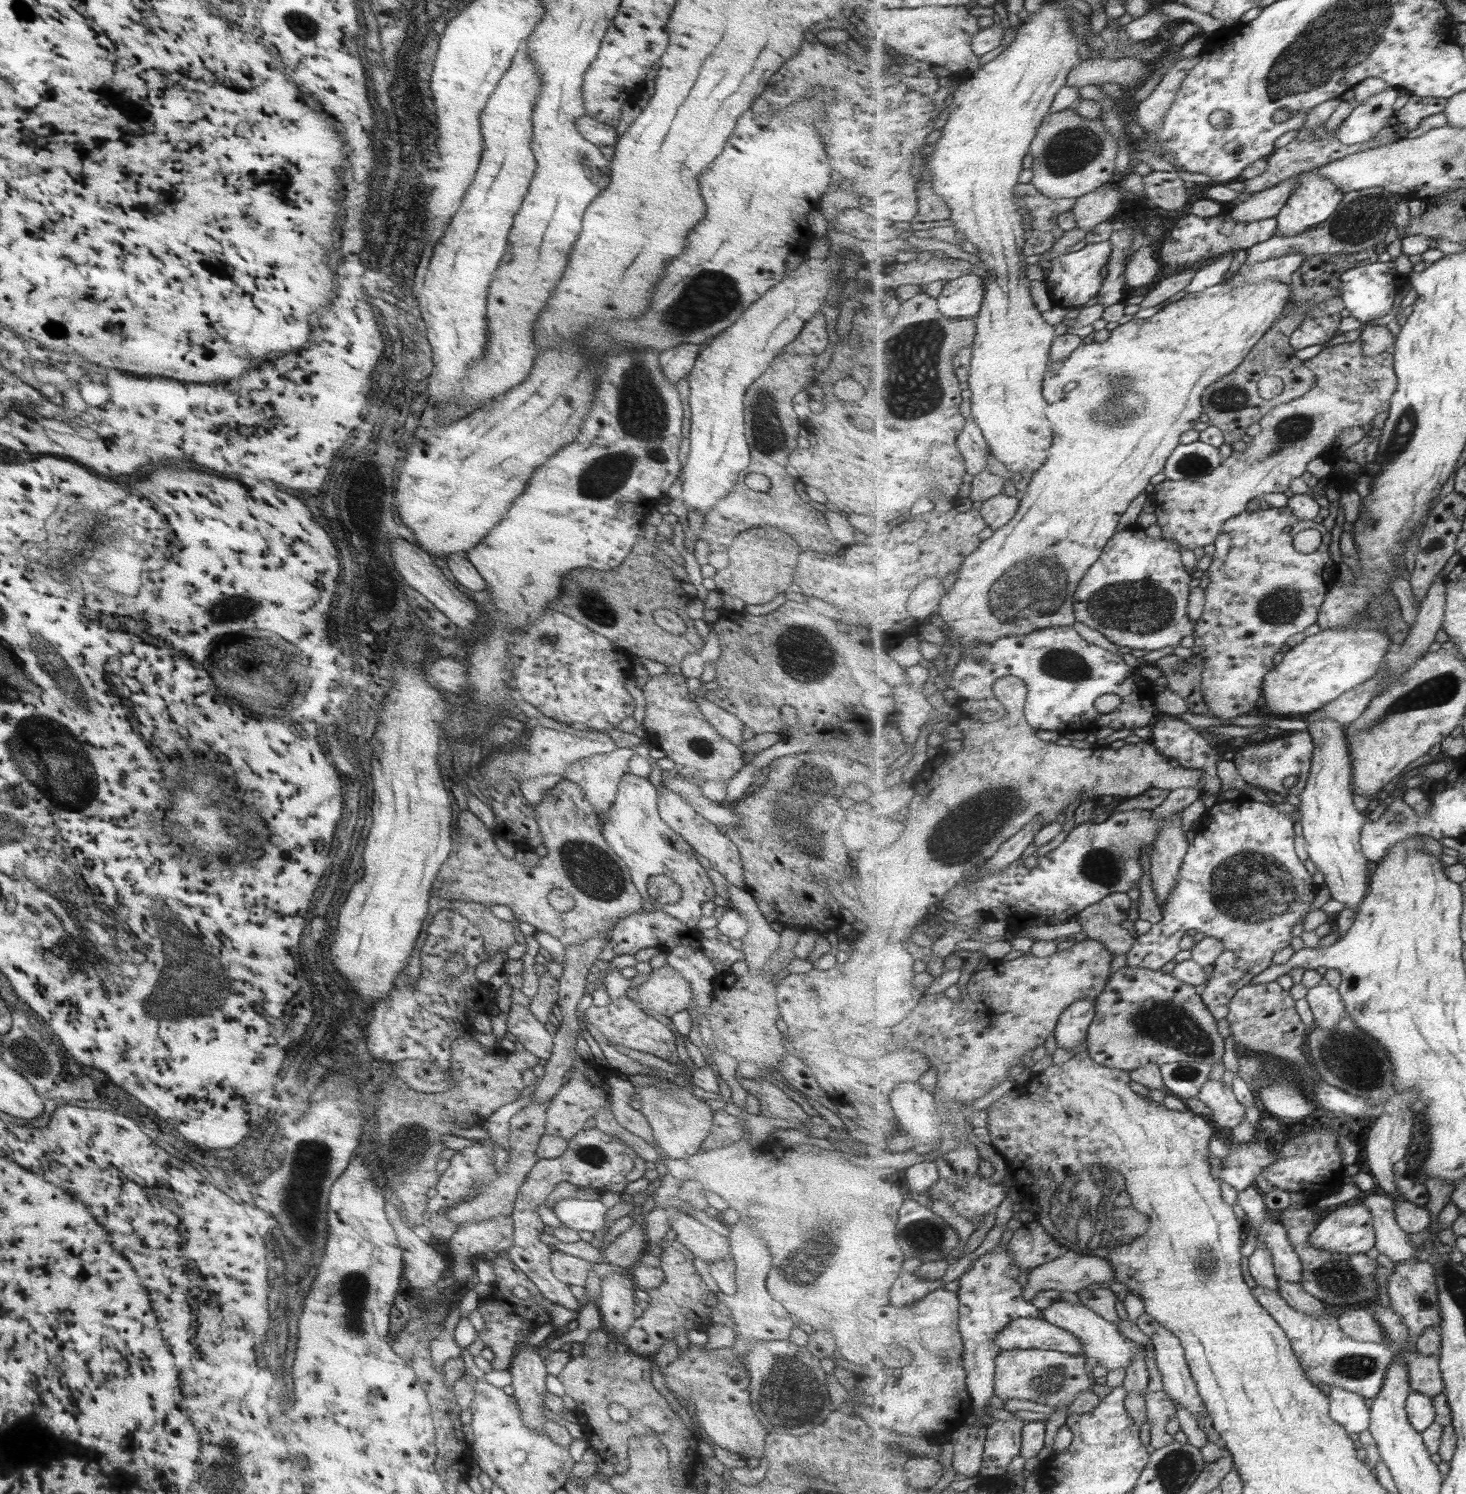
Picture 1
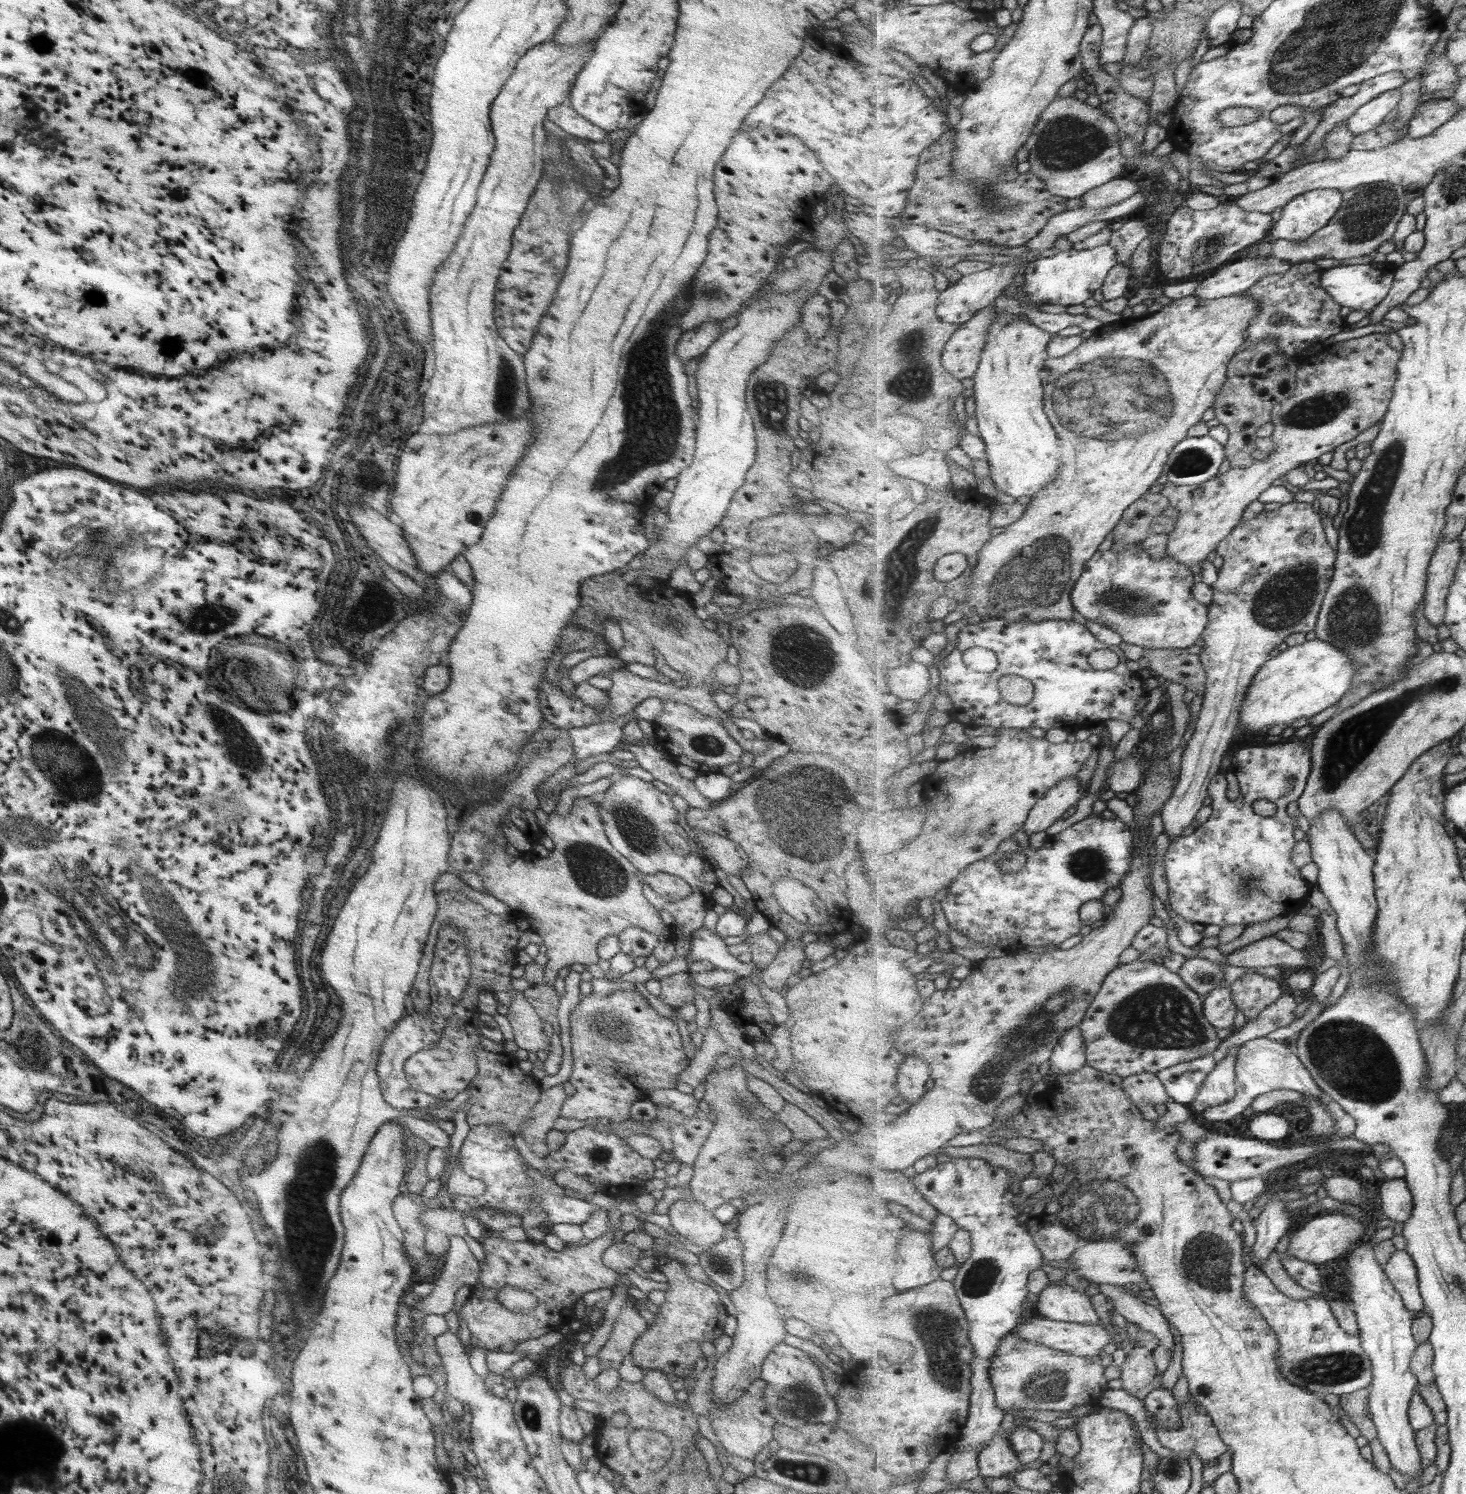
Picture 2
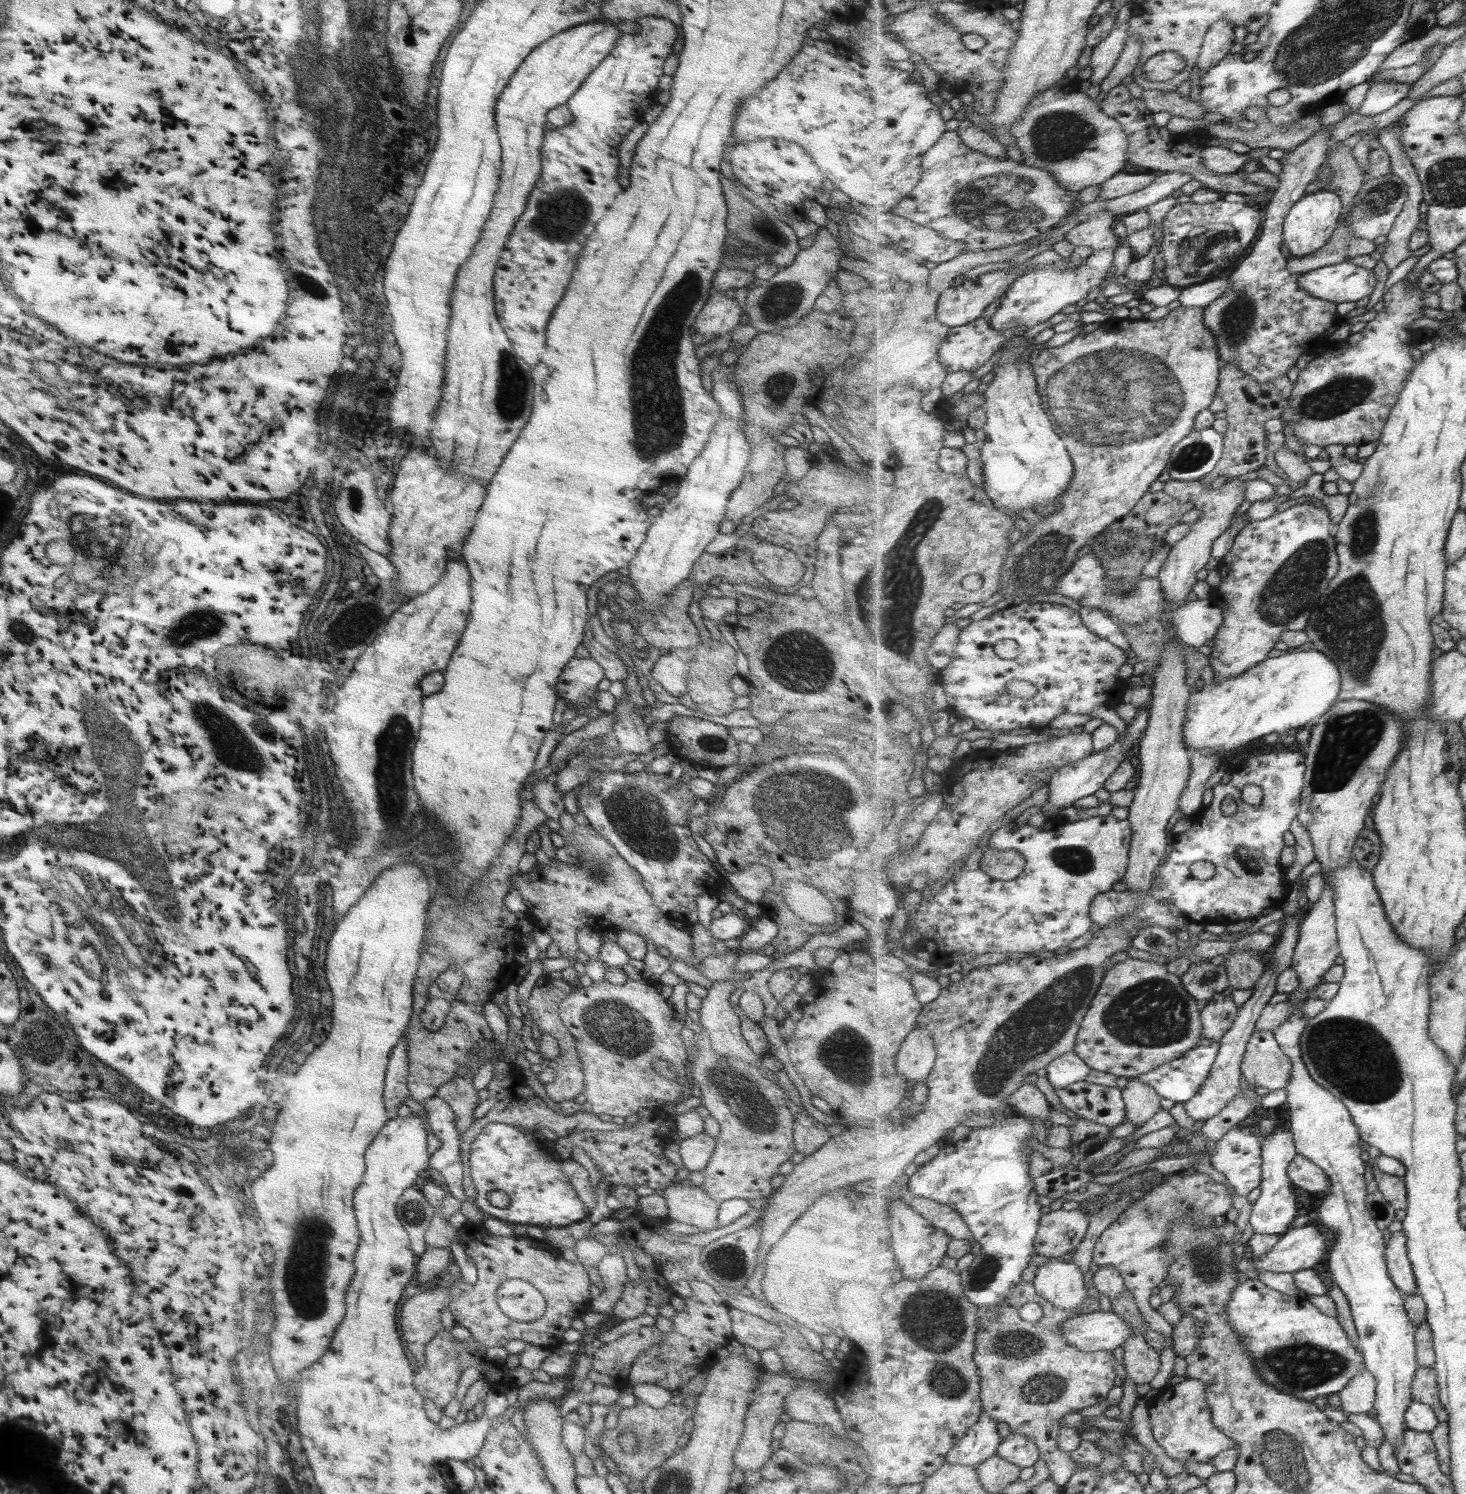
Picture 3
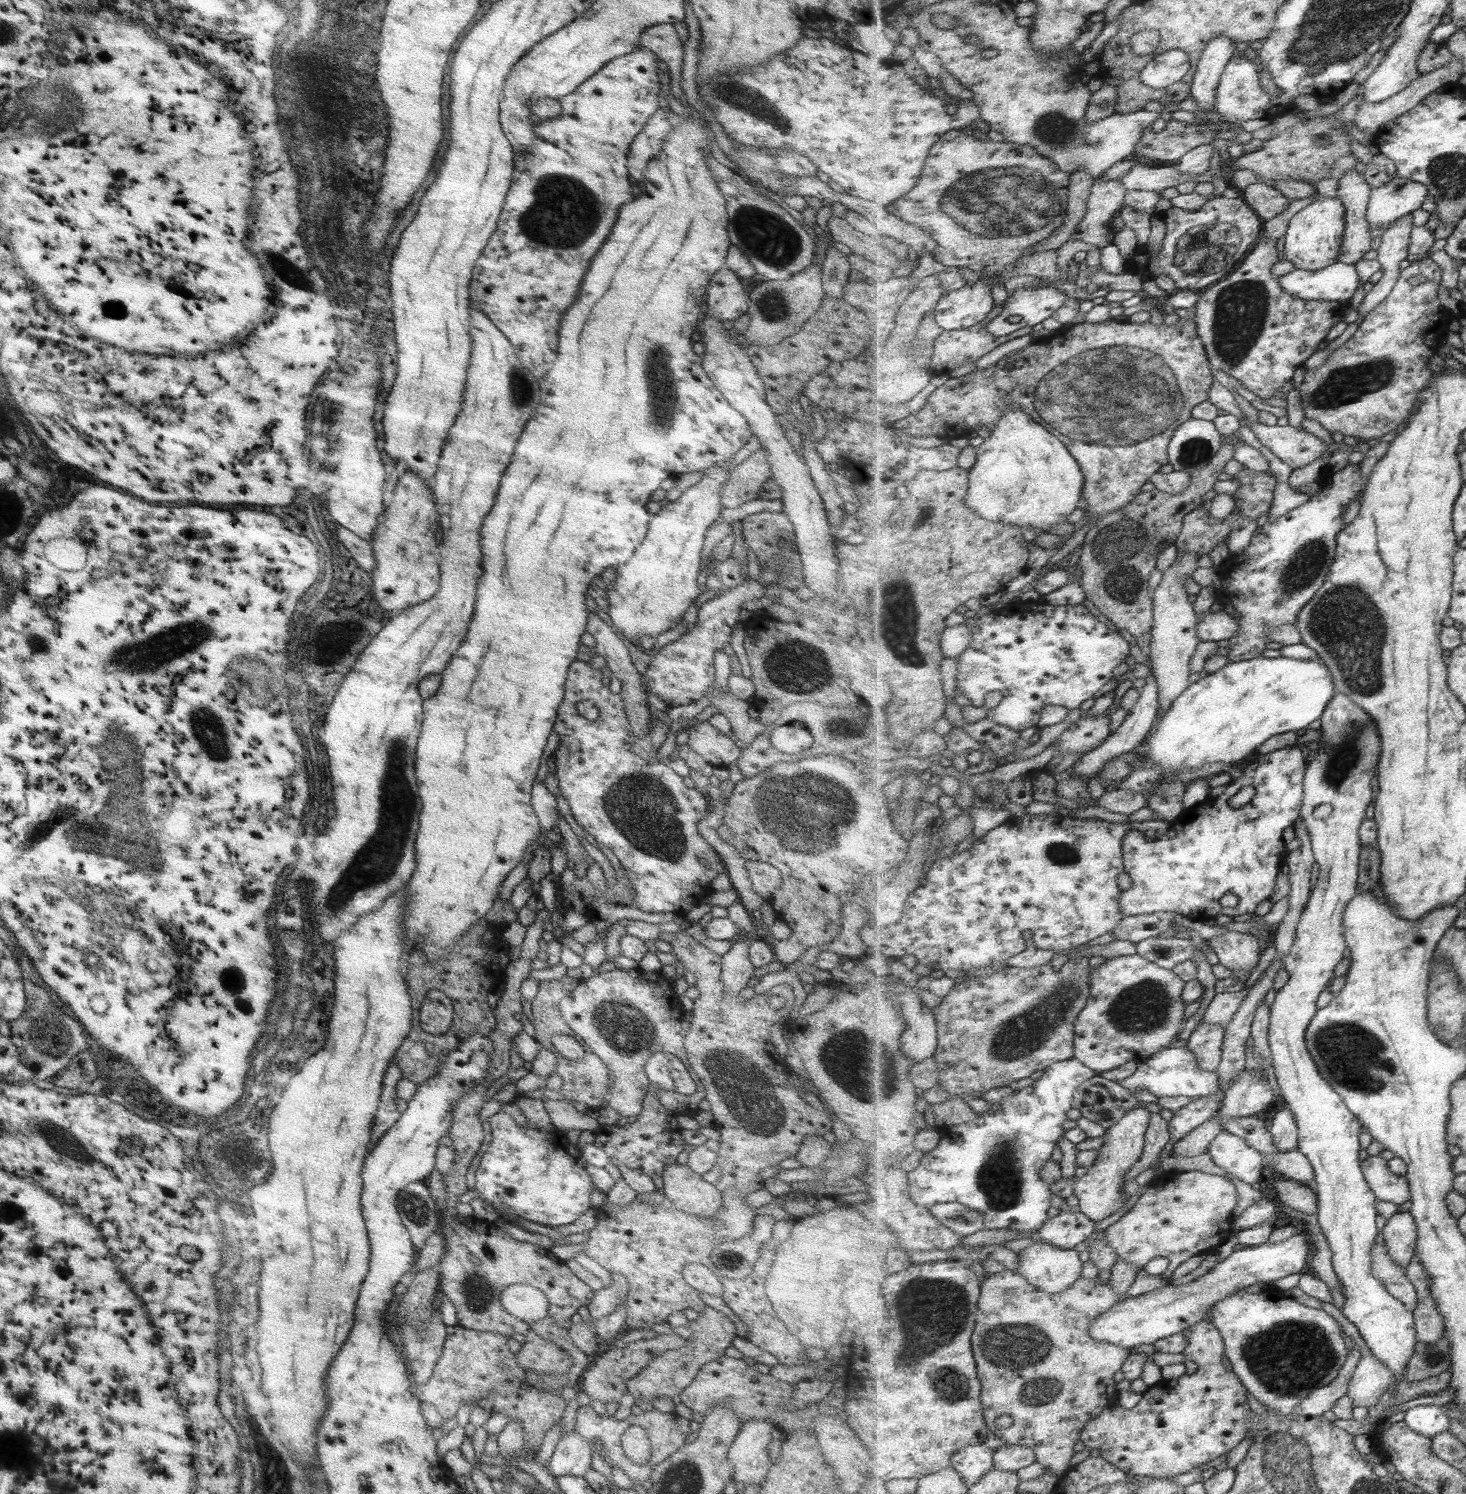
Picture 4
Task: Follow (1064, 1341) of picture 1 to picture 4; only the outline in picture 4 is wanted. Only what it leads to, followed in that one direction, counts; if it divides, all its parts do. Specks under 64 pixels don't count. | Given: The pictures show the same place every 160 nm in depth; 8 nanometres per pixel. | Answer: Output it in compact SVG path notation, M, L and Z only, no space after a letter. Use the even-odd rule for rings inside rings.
M1303 1231L1276 1243L1238 1249L1197 1279L1177 1286L1169 1284L1152 1293L1118 1303L1092 1322L1091 1336L1126 1349L1135 1348L1139 1344L1154 1345L1158 1340L1182 1333L1186 1328L1199 1324L1206 1319L1217 1302L1237 1294L1247 1286L1253 1286L1257 1282L1275 1282L1285 1276L1303 1272L1305 1264L1309 1264L1309 1252L1311 1244L1307 1242L1307 1235L1304 1236Z

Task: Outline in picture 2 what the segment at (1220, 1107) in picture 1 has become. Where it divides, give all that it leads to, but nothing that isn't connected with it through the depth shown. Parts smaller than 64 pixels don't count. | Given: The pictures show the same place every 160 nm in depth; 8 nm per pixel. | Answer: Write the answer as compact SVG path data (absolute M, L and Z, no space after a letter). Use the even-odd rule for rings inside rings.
M1239 1047L1231 1048L1223 1062L1218 1062L1201 1086L1200 1095L1190 1104L1194 1110L1202 1113L1206 1108L1229 1104L1237 1095L1236 1065L1239 1052Z

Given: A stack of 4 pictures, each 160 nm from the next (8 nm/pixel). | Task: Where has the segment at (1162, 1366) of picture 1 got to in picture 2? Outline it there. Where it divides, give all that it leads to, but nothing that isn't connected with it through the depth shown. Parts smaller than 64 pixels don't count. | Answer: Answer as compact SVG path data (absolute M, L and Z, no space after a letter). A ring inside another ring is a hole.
M1100 1284L1101 1292L1113 1306L1113 1310L1120 1312L1127 1321L1133 1321L1142 1329L1151 1331L1158 1336L1161 1346L1171 1350L1175 1348L1175 1338L1171 1334L1171 1326L1168 1318L1159 1310L1159 1307L1151 1306L1143 1302L1139 1296L1129 1294L1125 1286L1114 1284Z

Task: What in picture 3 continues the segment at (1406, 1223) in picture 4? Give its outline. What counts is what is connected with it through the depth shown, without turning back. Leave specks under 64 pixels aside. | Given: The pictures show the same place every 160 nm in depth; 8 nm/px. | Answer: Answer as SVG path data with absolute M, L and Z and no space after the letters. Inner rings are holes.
M1405 1229L1388 1234L1385 1258L1393 1282L1406 1296L1415 1296L1418 1284L1412 1260L1408 1255L1408 1236Z

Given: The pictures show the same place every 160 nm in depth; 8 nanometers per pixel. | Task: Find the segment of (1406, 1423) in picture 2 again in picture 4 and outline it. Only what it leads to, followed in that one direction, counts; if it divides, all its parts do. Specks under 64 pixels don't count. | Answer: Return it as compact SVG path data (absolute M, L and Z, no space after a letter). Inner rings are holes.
M1338 693L1334 696L1332 702L1328 704L1328 707L1325 709L1324 715L1320 718L1320 720L1322 722L1321 727L1319 728L1321 732L1321 745L1319 745L1319 749L1316 750L1316 755L1312 760L1309 760L1308 763L1304 778L1304 802L1302 803L1302 809L1300 812L1300 819L1307 824L1307 830L1310 832L1314 855L1316 856L1316 862L1319 864L1320 871L1317 884L1312 890L1309 902L1305 907L1304 914L1300 918L1300 922L1297 925L1295 942L1291 947L1291 952L1289 952L1289 954L1285 954L1285 956L1283 956L1283 960L1281 960L1283 969L1288 970L1291 973L1291 976L1289 982L1287 982L1287 984L1280 991L1278 991L1275 997L1270 1001L1271 1024L1269 1030L1269 1047L1271 1047L1271 1053L1273 1053L1274 1073L1276 1074L1278 1084L1282 1089L1283 1101L1287 1103L1288 1107L1293 1111L1293 1114L1297 1119L1300 1134L1300 1145L1298 1146L1298 1149L1300 1152L1303 1152L1307 1158L1309 1158L1313 1169L1315 1169L1315 1178L1313 1182L1319 1203L1319 1212L1316 1215L1318 1216L1319 1224L1321 1225L1325 1236L1327 1236L1329 1239L1331 1248L1333 1249L1334 1269L1341 1280L1341 1284L1343 1284L1344 1294L1346 1295L1347 1300L1347 1302L1343 1304L1343 1310L1341 1312L1353 1324L1358 1326L1360 1333L1368 1342L1369 1348L1371 1348L1371 1350L1376 1354L1376 1357L1379 1358L1379 1360L1382 1360L1394 1372L1396 1378L1394 1378L1394 1382L1392 1382L1393 1384L1405 1380L1406 1372L1404 1372L1404 1370L1408 1367L1408 1362L1413 1356L1413 1351L1416 1351L1416 1342L1418 1341L1418 1338L1416 1333L1416 1319L1414 1316L1414 1311L1412 1308L1409 1308L1409 1306L1402 1304L1401 1300L1398 1300L1395 1296L1393 1296L1392 1293L1385 1288L1385 1285L1383 1285L1377 1277L1373 1276L1372 1246L1375 1244L1375 1238L1379 1236L1379 1228L1377 1228L1378 1214L1377 1210L1375 1210L1375 1204L1377 1204L1378 1198L1373 1192L1373 1189L1369 1186L1368 1180L1364 1175L1364 1168L1361 1165L1364 1157L1364 1152L1361 1149L1361 1142L1359 1142L1362 1122L1359 1120L1356 1113L1354 1113L1352 1109L1346 1105L1344 1099L1336 1092L1336 1089L1333 1088L1333 1086L1329 1084L1327 1080L1325 1080L1324 1075L1320 1072L1319 1066L1317 1066L1316 1061L1313 1060L1312 1054L1309 1053L1306 1042L1306 1034L1309 1026L1312 1024L1312 1021L1316 1019L1317 1012L1319 1012L1321 1009L1318 1006L1318 1000L1320 999L1321 993L1328 989L1331 980L1336 977L1337 965L1345 958L1345 950L1347 950L1348 947L1348 943L1344 935L1344 912L1348 909L1349 903L1358 895L1359 892L1360 860L1362 853L1360 829L1367 819L1367 808L1369 808L1369 806L1371 806L1371 802L1375 800L1375 790L1373 790L1373 786L1371 786L1371 776L1375 774L1375 769L1378 768L1378 764L1380 763L1382 744L1380 729L1376 727L1376 720L1373 720L1373 717L1368 712L1365 712L1365 709L1361 708L1361 705L1357 704L1352 697L1345 694Z

